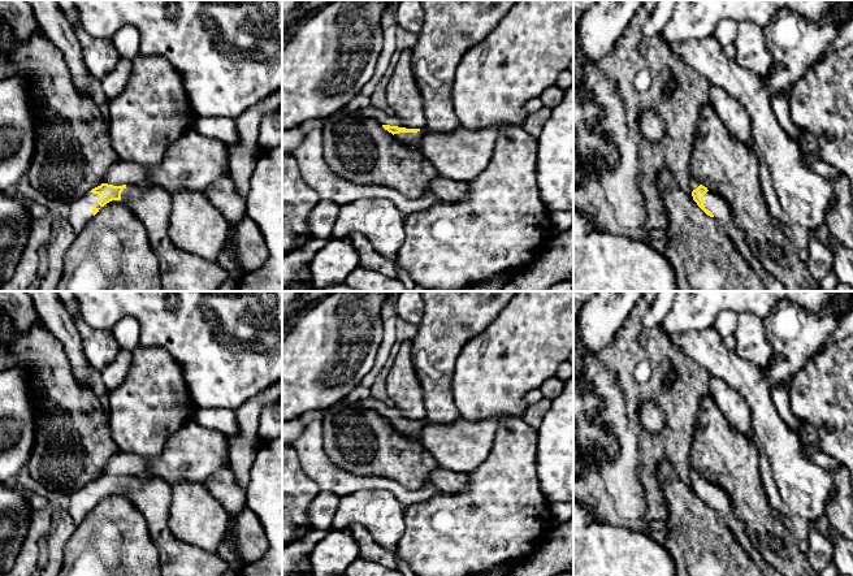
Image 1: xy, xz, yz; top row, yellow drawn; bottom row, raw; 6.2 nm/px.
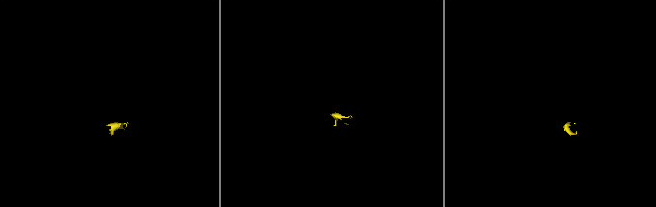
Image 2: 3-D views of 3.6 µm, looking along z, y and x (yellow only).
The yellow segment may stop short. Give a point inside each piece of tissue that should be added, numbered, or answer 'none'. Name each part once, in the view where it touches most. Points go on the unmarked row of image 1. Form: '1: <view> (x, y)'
1: xy (81, 501)

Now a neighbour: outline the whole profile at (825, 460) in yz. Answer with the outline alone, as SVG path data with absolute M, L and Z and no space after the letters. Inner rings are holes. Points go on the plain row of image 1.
M806 443L805 450L806 450L807 456L814 463L817 463L820 468L826 469L827 472L832 472L832 471L845 472L844 467L831 455L824 452L820 447L813 443Z

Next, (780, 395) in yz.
M779 386L776 389L771 389L771 399L779 416L788 425L788 428L792 430L801 430L802 429L801 423L793 415L789 406L789 389L791 386Z

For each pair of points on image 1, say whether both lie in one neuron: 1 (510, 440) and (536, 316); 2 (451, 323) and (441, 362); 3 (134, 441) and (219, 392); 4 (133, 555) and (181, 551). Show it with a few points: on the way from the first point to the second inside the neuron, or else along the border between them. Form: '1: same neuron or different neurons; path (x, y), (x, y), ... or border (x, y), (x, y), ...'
1: different neurons; border (511, 415), (520, 418)
2: same neuron; path (444, 332), (441, 336), (441, 353)
3: different neurons; border (183, 377), (187, 385), (187, 395), (196, 407)
4: different neurons; border (147, 524), (160, 562)

